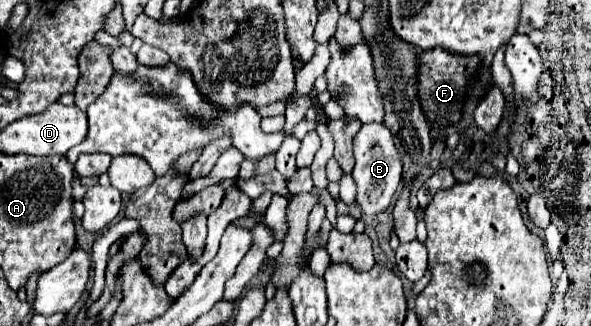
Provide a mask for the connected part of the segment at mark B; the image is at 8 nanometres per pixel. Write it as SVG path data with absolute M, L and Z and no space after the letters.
M367 123L361 125L359 133L353 139L353 151L355 151L355 169L353 179L357 183L357 203L361 205L363 213L375 215L385 211L401 181L401 157L393 145L393 137L389 135L389 129L383 123Z

